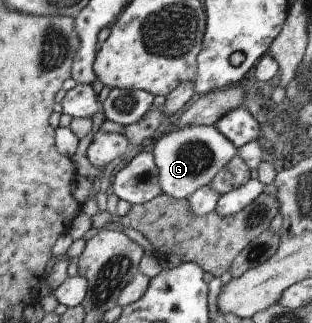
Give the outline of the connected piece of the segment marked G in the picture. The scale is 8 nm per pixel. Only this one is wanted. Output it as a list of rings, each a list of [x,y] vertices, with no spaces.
[[[186,125],[157,138],[152,147],[160,193],[166,197],[188,199],[200,187],[208,186],[214,175],[234,159],[237,148],[212,125]]]

